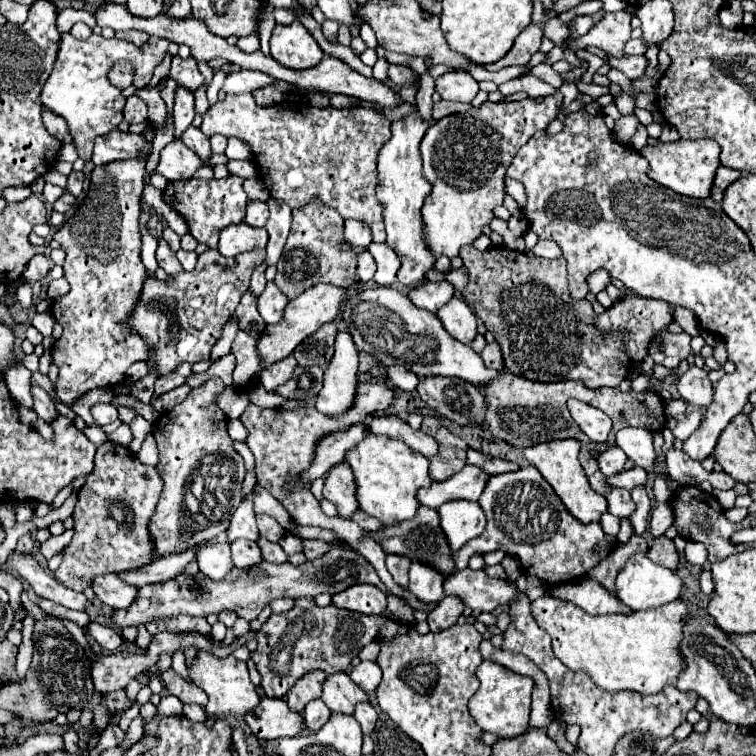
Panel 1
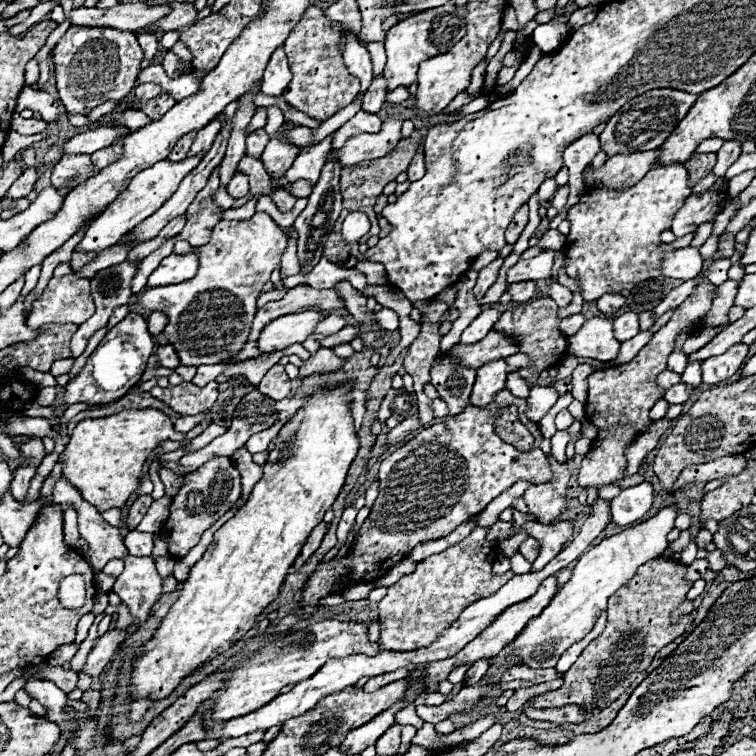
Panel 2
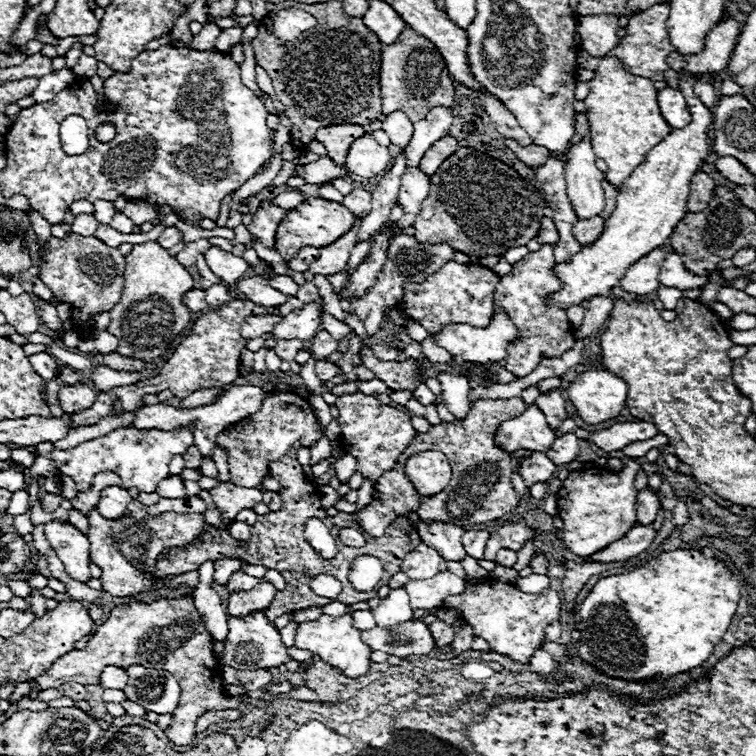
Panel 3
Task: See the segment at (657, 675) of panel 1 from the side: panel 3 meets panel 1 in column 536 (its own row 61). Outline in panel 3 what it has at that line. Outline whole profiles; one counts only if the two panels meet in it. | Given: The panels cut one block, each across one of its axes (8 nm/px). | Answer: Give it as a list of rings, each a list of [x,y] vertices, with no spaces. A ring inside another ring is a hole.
[[[600,58],[594,78],[588,82],[588,86],[590,94],[584,104],[588,108],[592,146],[596,156],[608,164],[606,180],[618,188],[630,178],[634,168],[644,162],[644,154],[660,144],[672,132],[672,128],[660,114],[656,100],[658,90],[654,88],[654,82],[626,72],[620,58]]]

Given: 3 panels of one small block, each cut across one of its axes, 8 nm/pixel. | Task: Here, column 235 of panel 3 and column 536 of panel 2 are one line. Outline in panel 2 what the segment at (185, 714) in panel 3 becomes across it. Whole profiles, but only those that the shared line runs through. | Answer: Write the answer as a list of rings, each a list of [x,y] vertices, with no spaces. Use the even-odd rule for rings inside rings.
[[[660,556],[642,565],[640,572],[614,594],[608,602],[608,622],[604,632],[588,644],[588,648],[578,656],[574,668],[564,674],[564,686],[534,698],[534,708],[560,708],[576,704],[582,710],[606,708],[618,700],[630,684],[644,672],[656,652],[680,636],[688,624],[672,624],[672,610],[686,600],[686,592],[692,582],[686,580],[688,566],[676,560]]]

